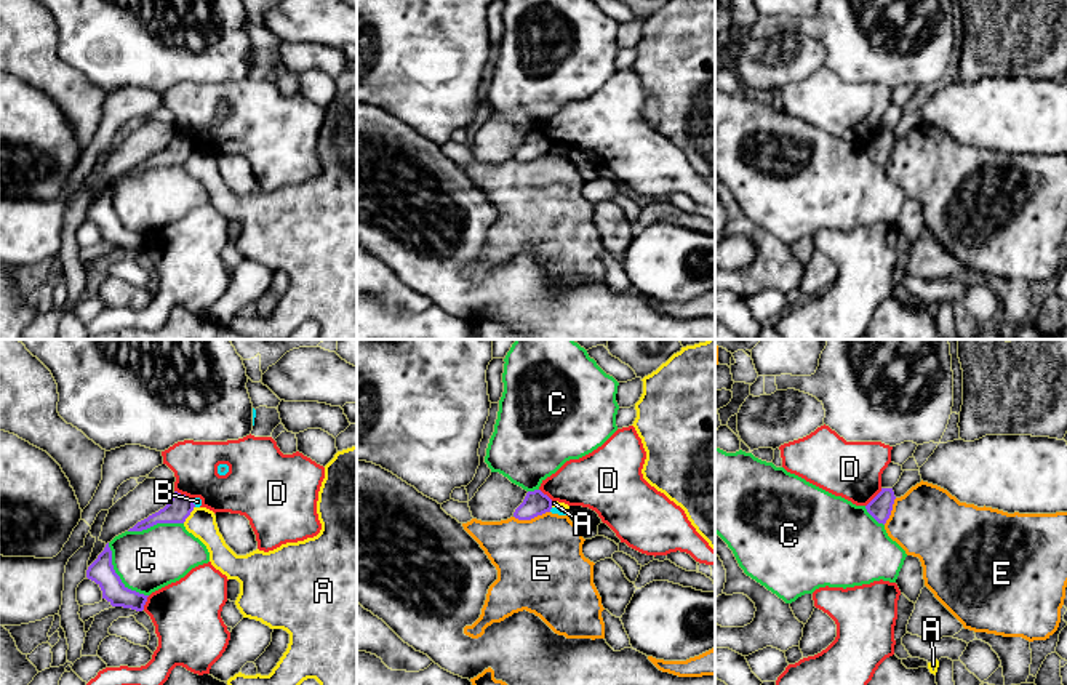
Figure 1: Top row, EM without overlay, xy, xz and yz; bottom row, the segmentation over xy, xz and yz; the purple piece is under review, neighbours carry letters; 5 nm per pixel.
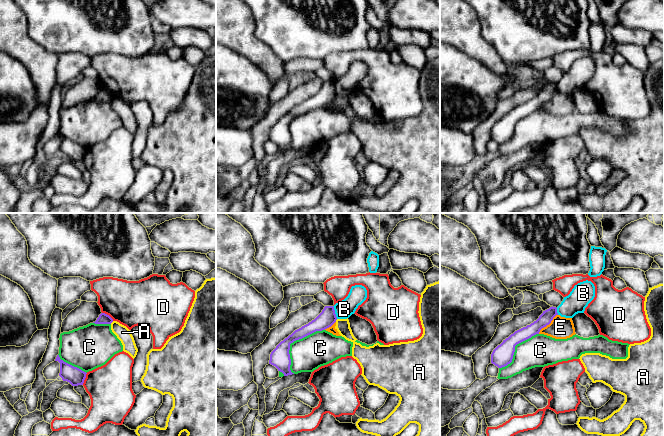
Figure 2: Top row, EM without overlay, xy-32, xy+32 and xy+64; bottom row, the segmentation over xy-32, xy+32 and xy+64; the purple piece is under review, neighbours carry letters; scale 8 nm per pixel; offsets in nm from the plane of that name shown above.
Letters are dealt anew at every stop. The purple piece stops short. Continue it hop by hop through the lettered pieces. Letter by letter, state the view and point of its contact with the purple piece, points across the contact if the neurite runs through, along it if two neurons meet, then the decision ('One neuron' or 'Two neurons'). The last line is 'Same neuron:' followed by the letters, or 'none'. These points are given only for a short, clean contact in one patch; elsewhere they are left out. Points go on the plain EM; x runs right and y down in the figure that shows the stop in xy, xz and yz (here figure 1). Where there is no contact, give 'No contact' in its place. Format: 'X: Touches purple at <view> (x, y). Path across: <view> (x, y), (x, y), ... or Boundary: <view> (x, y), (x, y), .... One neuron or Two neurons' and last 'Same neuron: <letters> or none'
A: Touches purple at xy (189, 156). Two neurons
B: Touches purple at xy (194, 146). Boundary: xy (192, 143), (195, 148). Two neurons
C: Touches purple at xy (117, 216). Two neurons
D: Touches purple at xy (184, 136). Two neurons
E: Touches purple at xz (531, 159). Two neurons
Same neuron: none

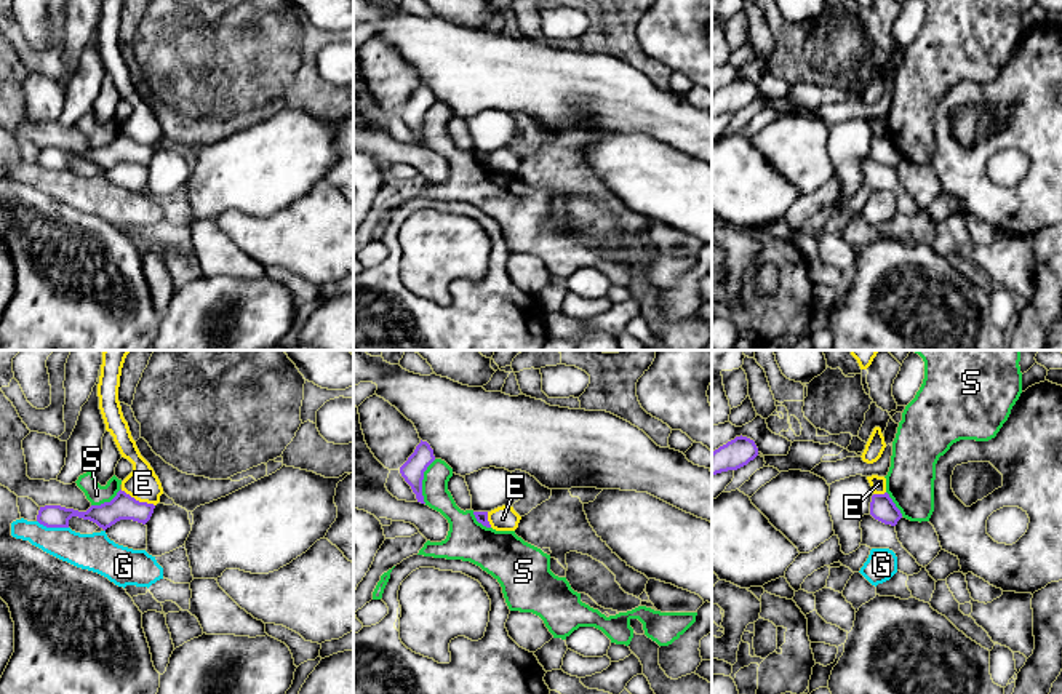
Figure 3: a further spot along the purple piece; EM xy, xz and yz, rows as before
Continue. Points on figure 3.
E: Touches purple at xy (138, 143). Boundary: xy (120, 131), (154, 147). Two neurons
G: Touches purple at xy (53, 168). Boundary: xy (37, 162), (47, 168), (67, 170). Two neurons
S: Touches purple at xz (421, 123). Two neurons
Same neuron: none

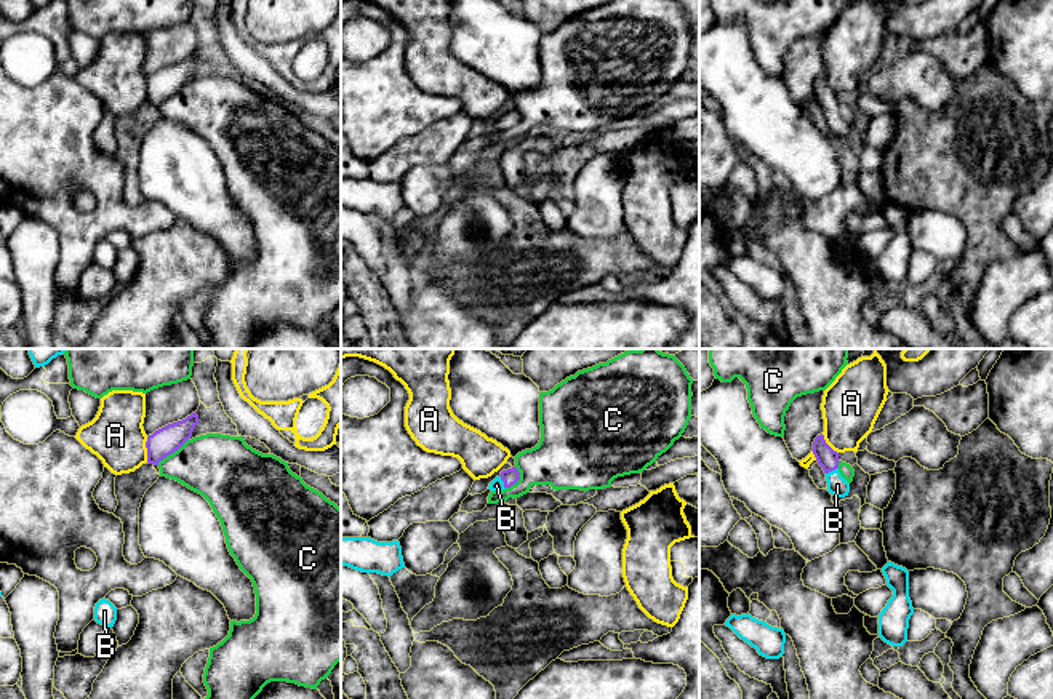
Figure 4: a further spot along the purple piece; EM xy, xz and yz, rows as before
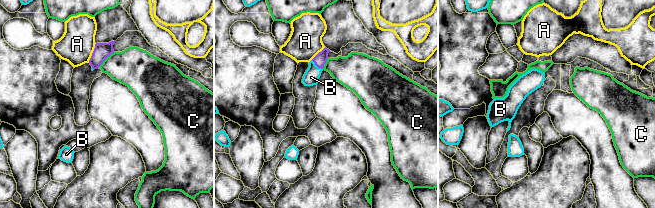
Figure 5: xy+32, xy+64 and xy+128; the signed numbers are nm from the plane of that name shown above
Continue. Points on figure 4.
A: Touches purple at xy (148, 91). Two neurons
B: Touches purple at xz (503, 122). Path across: xz (511, 117), (503, 122), (496, 127). One neuron
C: Touches purple at xy (172, 95). Two neurons
Same neuron: B

